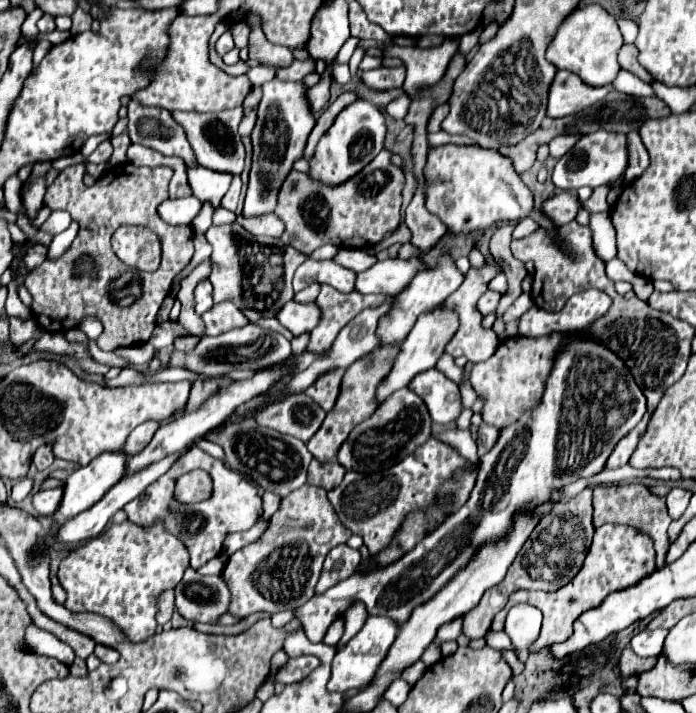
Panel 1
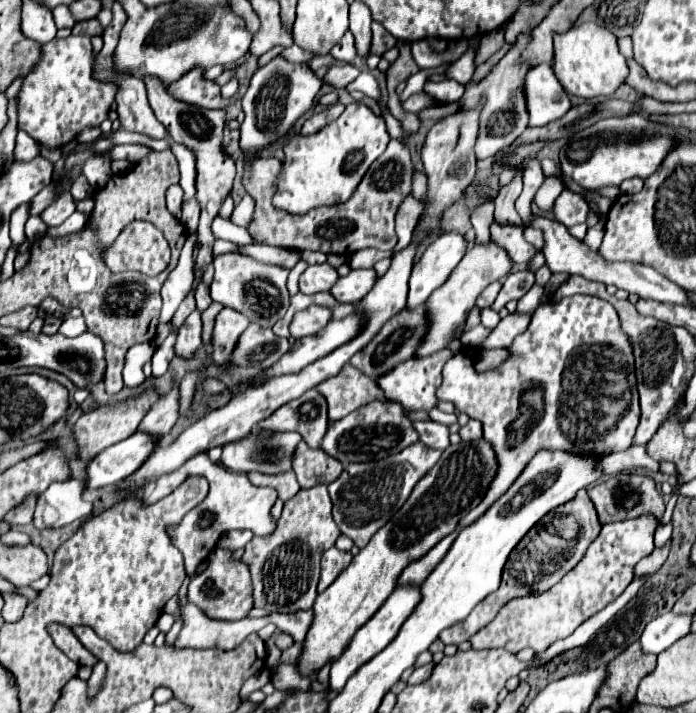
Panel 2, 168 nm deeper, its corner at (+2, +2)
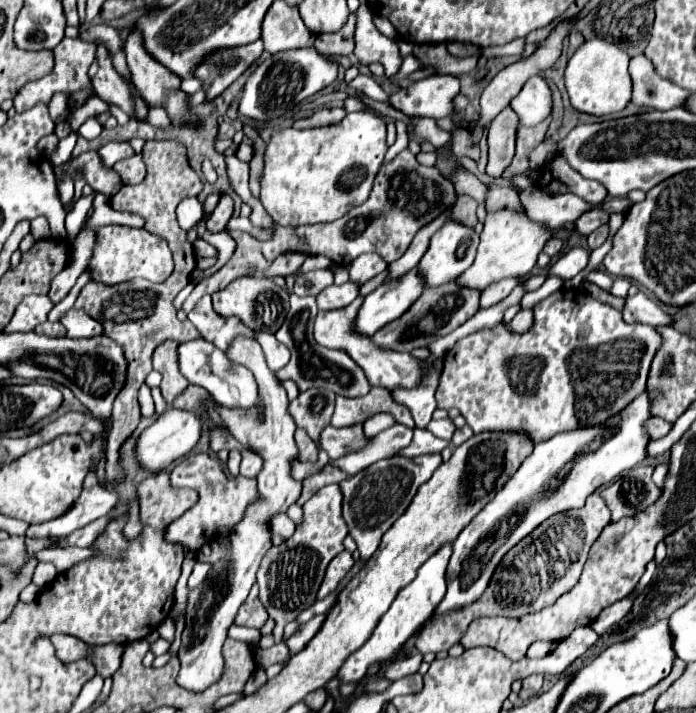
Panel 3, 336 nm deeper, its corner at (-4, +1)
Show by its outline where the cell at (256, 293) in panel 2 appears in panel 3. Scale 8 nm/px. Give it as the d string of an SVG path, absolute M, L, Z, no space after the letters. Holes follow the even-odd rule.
M242 277L242 279L232 281L226 289L214 293L212 301L214 301L214 311L220 317L234 315L252 331L268 331L268 333L276 333L280 329L280 325L284 323L286 313L290 309L288 293L282 287L274 285L274 281L254 279L254 277Z

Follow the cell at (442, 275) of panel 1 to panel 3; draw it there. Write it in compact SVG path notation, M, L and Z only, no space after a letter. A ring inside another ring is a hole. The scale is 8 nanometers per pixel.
M448 217L448 221L442 225L442 229L432 235L430 247L418 263L418 269L424 275L426 287L438 287L438 285L444 285L444 283L460 277L460 273L464 273L472 265L472 261L476 257L476 247L478 247L478 233L472 227L466 227L458 221L454 221L452 217Z

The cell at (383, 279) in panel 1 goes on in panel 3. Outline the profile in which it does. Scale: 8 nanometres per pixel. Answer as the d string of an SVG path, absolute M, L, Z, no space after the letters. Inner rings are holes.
M344 283L344 285L330 285L328 289L324 289L318 297L318 309L322 311L334 311L334 309L342 309L346 305L350 305L356 297L358 297L360 287L356 283Z

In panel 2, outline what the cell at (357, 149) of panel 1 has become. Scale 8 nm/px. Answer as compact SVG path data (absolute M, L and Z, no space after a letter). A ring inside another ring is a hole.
M362 102L348 104L346 110L342 112L342 116L336 118L334 122L330 122L328 126L324 126L320 132L310 134L310 136L294 136L286 142L284 168L282 168L282 174L278 180L278 190L272 200L274 206L280 210L288 210L292 214L304 214L318 206L332 206L332 204L340 204L340 202L348 200L352 196L354 188L360 184L366 170L370 168L370 164L386 150L388 140L390 140L390 134L386 130L382 116L376 116Z

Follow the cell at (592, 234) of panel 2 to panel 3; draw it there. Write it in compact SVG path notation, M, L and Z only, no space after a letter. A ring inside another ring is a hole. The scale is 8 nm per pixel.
M574 247L572 251L568 251L564 257L560 257L550 267L548 275L558 275L562 279L572 279L588 265L588 257L590 257L590 253L584 247Z

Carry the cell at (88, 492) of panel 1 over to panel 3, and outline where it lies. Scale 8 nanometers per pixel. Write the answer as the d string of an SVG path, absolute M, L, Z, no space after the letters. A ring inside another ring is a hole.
M168 409L138 439L136 455L138 455L140 467L144 471L162 471L162 469L166 469L172 461L188 455L194 449L194 445L200 439L200 431L202 431L202 423L200 423L200 419L194 411Z

